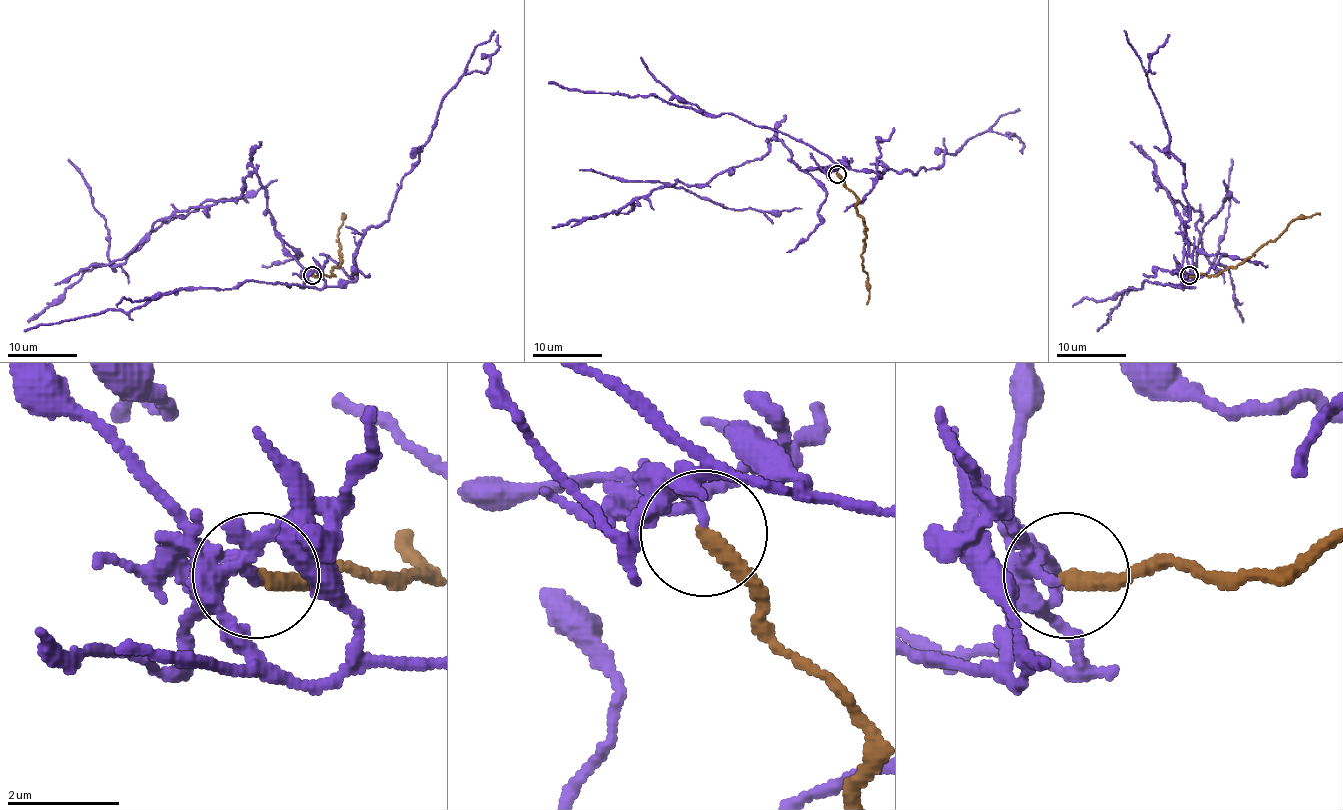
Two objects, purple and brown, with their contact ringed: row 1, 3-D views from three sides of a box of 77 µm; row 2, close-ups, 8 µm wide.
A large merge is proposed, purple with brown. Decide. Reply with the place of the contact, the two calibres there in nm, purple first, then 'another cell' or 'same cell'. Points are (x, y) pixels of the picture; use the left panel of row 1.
at (312, 275); 170 nm thick on the purple side, 300 nm on the other; another cell

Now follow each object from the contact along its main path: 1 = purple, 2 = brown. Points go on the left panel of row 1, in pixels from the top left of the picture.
1: (312, 277), (284, 247), (255, 172), (234, 200), (171, 214), (124, 263), (114, 264), (102, 214), (69, 158)
2: (312, 275), (333, 275), (333, 268), (340, 264), (342, 254), (336, 240), (345, 217), (342, 212)

